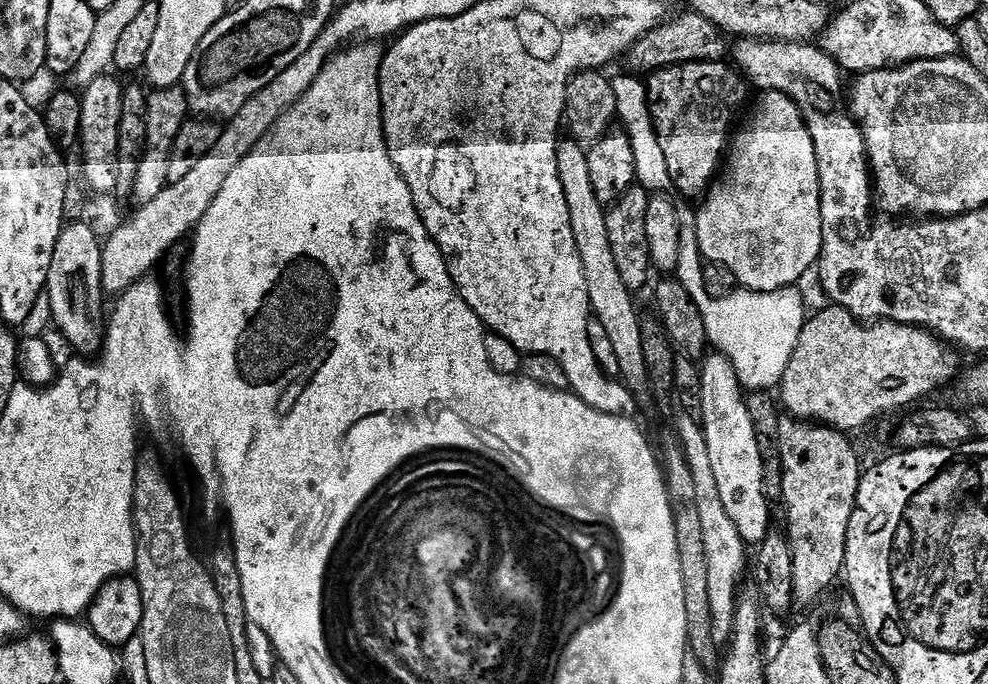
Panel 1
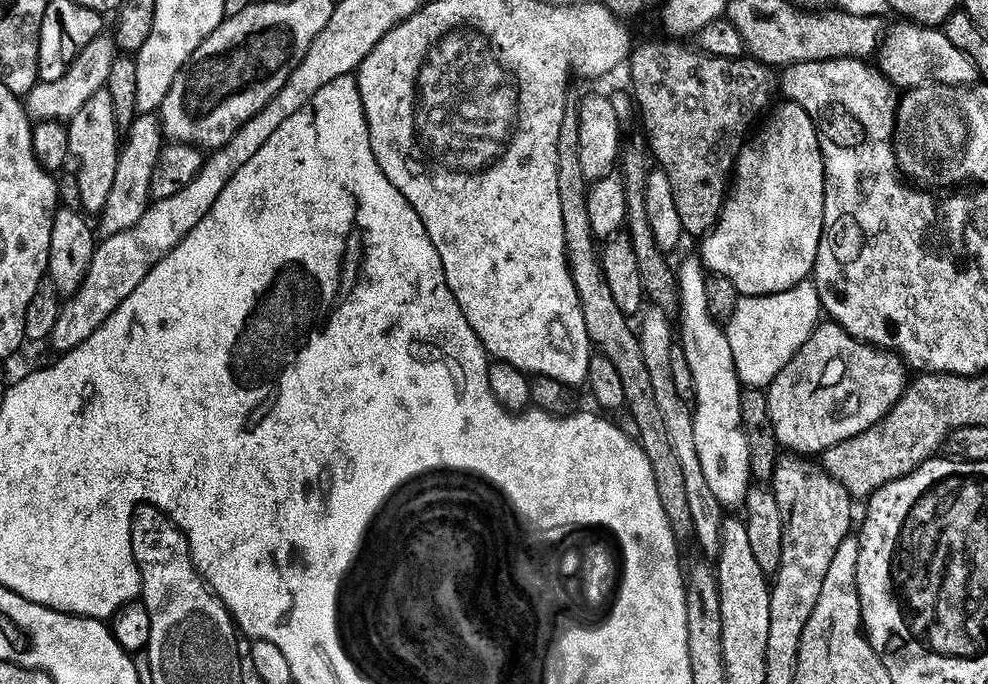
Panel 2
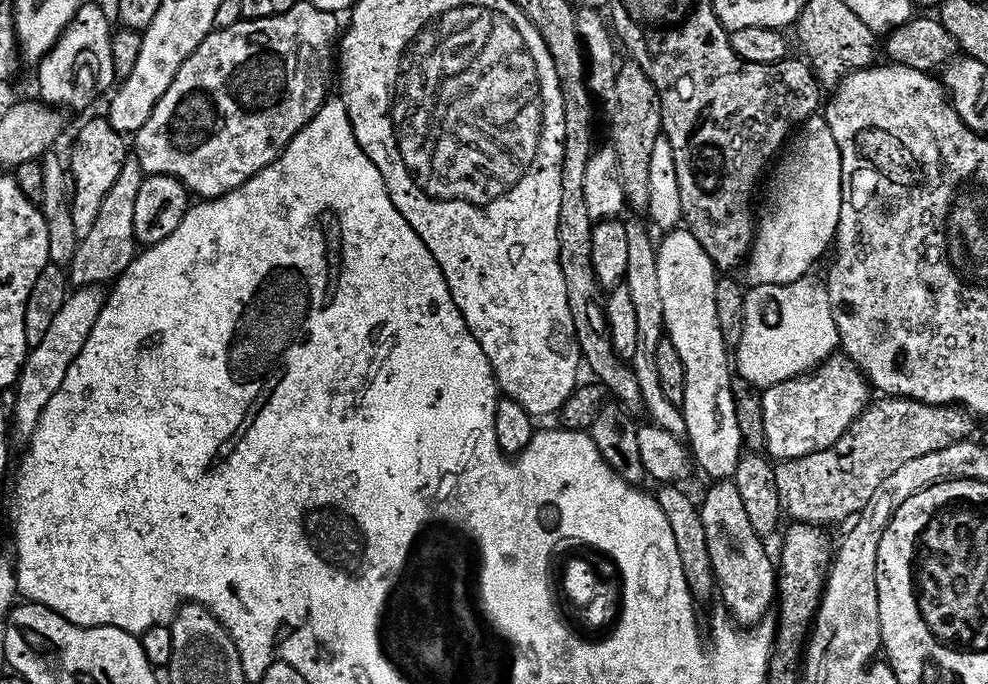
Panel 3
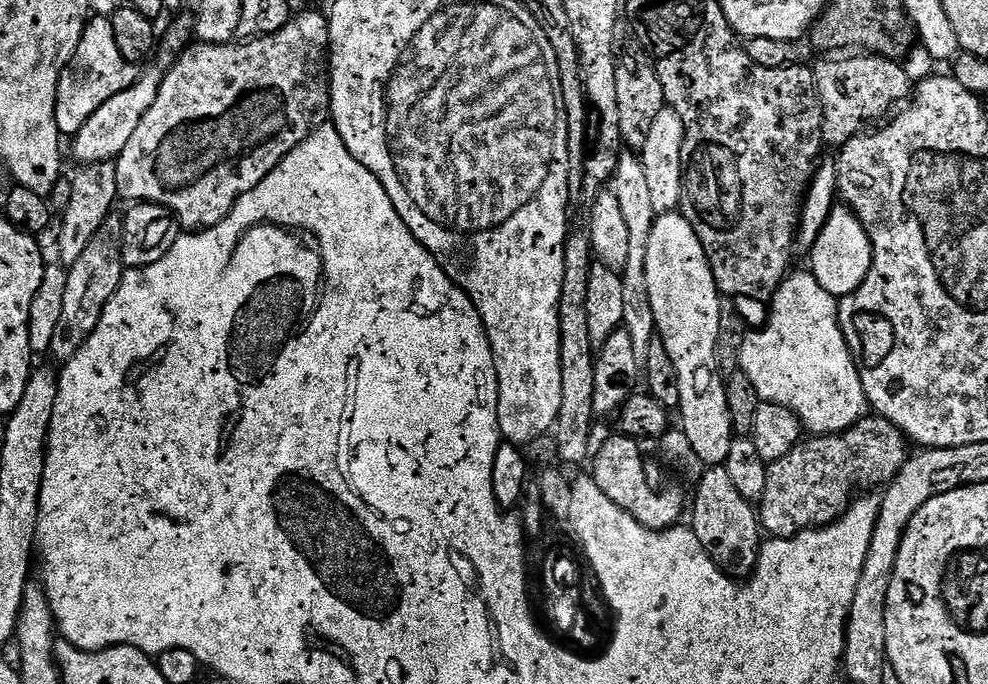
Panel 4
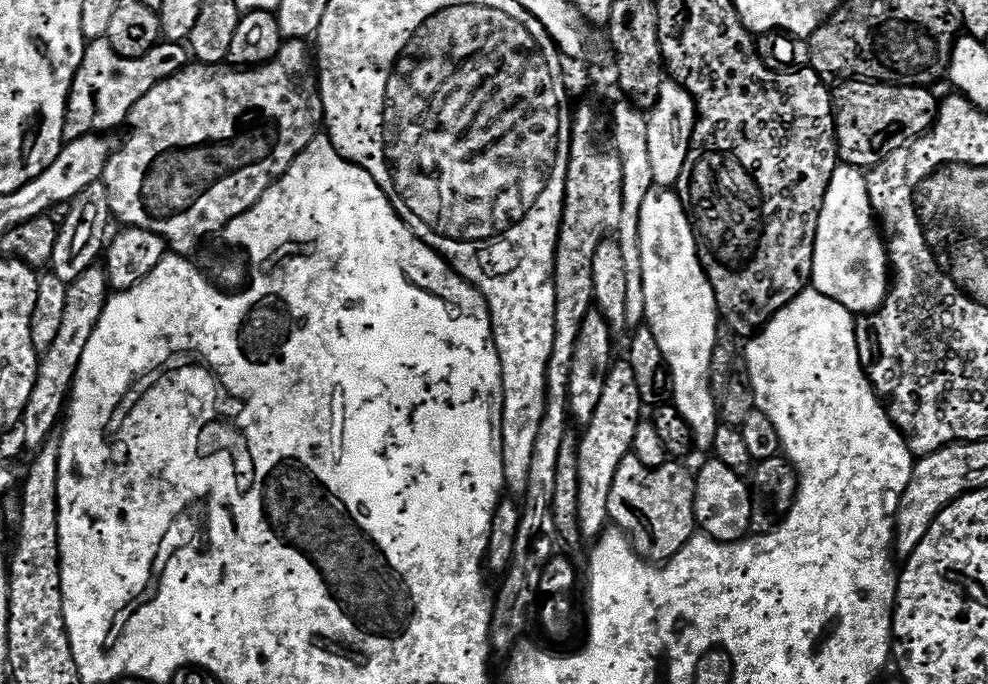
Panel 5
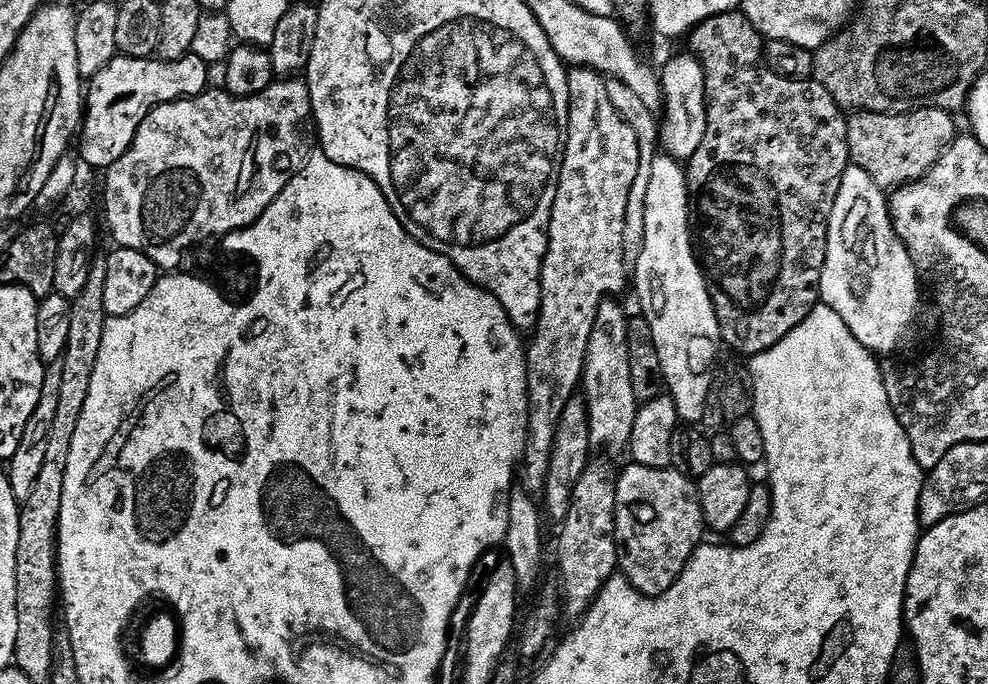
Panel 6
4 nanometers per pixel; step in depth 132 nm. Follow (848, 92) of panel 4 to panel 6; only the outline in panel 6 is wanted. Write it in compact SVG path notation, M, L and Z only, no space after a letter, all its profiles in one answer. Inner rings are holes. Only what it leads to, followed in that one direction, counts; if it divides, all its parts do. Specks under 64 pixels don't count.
M917 108L915 112L897 116L857 111L847 117L848 154L851 163L857 168L866 170L866 174L870 174L873 182L882 189L895 190L901 188L903 184L912 184L915 180L923 178L956 140L958 129L952 120L955 120L953 113L946 112L943 108Z

